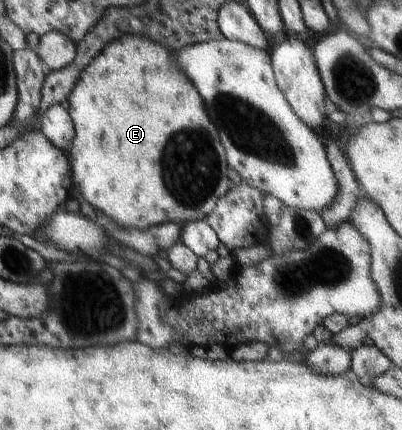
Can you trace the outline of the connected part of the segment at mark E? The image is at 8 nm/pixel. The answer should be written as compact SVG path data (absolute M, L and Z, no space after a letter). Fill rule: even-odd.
M124 34L118 39L113 39L82 70L79 80L67 99L68 105L70 105L68 113L72 118L75 129L75 136L67 153L68 157L72 158L72 189L79 189L84 200L94 209L100 209L100 211L106 213L106 217L116 222L121 228L143 230L165 222L183 223L202 220L213 212L217 201L232 188L233 184L231 179L228 178L228 169L230 167L216 126L210 117L208 117L206 106L200 94L196 91L188 77L185 76L185 73L181 70L181 67L177 64L175 57L167 46L155 42L148 36L138 34Z

